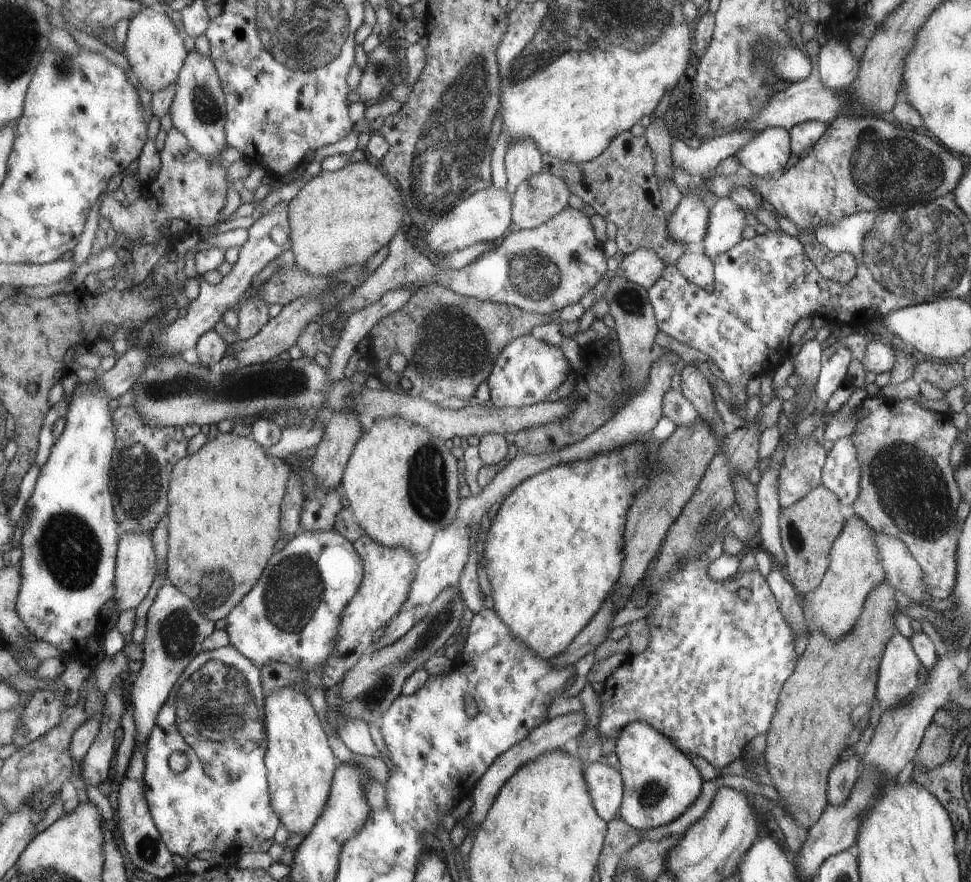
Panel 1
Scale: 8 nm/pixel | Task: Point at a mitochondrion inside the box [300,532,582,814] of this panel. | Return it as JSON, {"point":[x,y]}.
{"point":[382,686]}

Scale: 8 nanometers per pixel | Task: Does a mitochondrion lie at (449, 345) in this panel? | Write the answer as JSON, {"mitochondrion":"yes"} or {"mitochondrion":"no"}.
{"mitochondrion":"yes"}

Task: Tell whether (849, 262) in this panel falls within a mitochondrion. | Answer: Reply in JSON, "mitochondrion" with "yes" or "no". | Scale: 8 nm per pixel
{"mitochondrion":"yes"}

